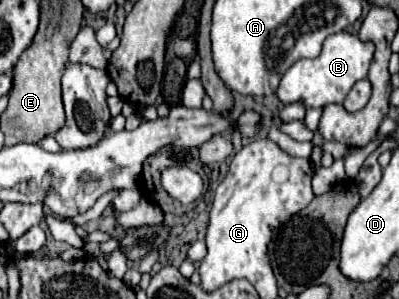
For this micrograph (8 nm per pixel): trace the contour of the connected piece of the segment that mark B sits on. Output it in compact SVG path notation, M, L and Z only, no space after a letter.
M337 32L331 34L325 44L323 52L317 58L301 58L297 60L281 78L277 88L277 96L283 104L291 104L303 100L307 108L323 108L327 104L341 104L347 92L353 88L357 80L367 78L369 62L373 58L375 46L371 42L361 42L355 34Z

